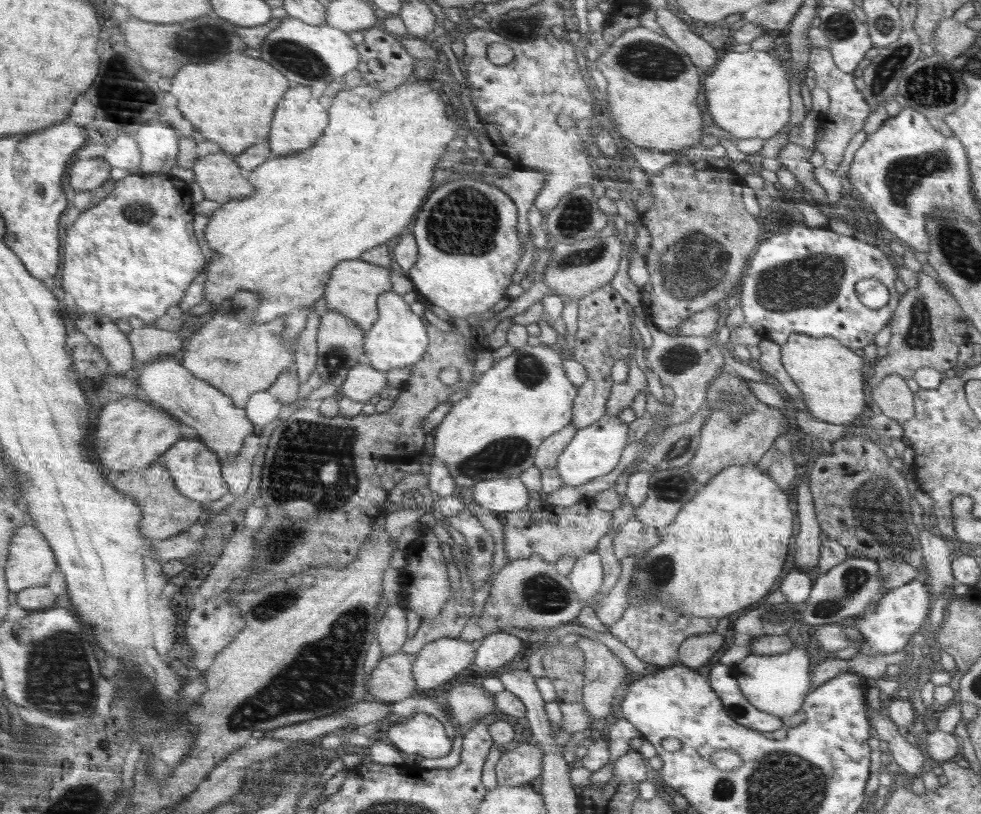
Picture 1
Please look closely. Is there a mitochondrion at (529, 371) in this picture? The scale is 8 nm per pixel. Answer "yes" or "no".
yes

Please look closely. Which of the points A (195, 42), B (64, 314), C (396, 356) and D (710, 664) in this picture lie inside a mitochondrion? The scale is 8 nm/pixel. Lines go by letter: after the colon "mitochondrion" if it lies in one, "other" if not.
A: mitochondrion
B: other
C: other
D: other

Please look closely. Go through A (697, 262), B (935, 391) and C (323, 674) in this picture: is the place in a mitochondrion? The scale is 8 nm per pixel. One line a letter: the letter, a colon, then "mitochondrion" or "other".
A: mitochondrion
B: other
C: mitochondrion

